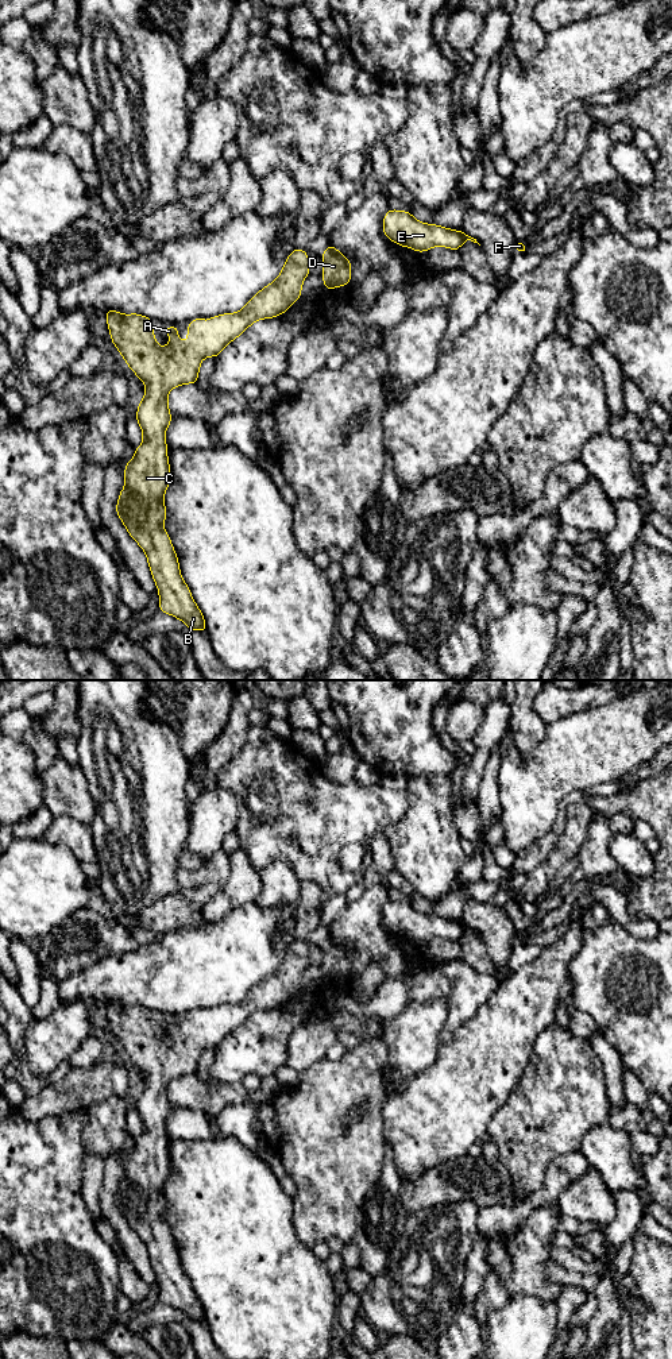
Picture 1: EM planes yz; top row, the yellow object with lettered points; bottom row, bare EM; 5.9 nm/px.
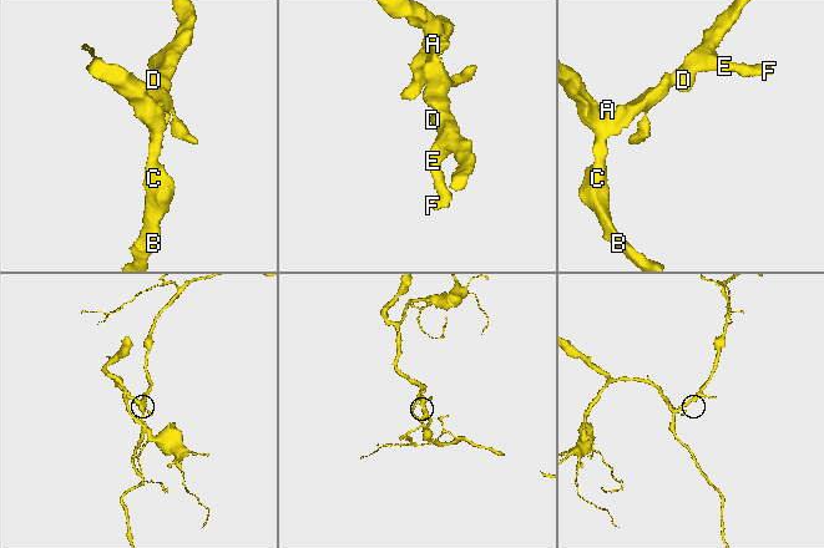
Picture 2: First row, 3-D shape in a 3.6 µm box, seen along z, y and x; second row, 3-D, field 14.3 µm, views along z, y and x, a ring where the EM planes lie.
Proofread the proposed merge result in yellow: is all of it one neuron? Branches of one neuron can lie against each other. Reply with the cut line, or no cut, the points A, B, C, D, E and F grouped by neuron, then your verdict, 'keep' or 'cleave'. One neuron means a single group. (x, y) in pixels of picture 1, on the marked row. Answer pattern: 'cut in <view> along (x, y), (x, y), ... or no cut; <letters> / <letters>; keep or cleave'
no cut; A B C D E F; keep

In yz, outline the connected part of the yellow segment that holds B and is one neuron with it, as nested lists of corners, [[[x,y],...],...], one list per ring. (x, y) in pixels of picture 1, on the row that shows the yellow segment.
[[[294,248],[279,277],[240,312],[193,320],[188,325],[186,344],[178,339],[178,327],[166,327],[171,340],[161,347],[155,343],[151,318],[138,313],[105,312],[113,345],[146,383],[146,395],[136,412],[143,443],[125,464],[125,486],[120,491],[116,513],[146,552],[159,591],[159,610],[184,621],[188,629],[206,632],[206,625],[181,576],[177,555],[163,529],[167,514],[163,495],[170,483],[165,433],[173,418],[167,394],[177,385],[197,383],[202,360],[216,358],[252,323],[286,312],[301,297],[302,282],[309,273],[308,254]]]

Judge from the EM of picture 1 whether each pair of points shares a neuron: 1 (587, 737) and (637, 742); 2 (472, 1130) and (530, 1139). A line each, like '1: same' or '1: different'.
1: same
2: different

